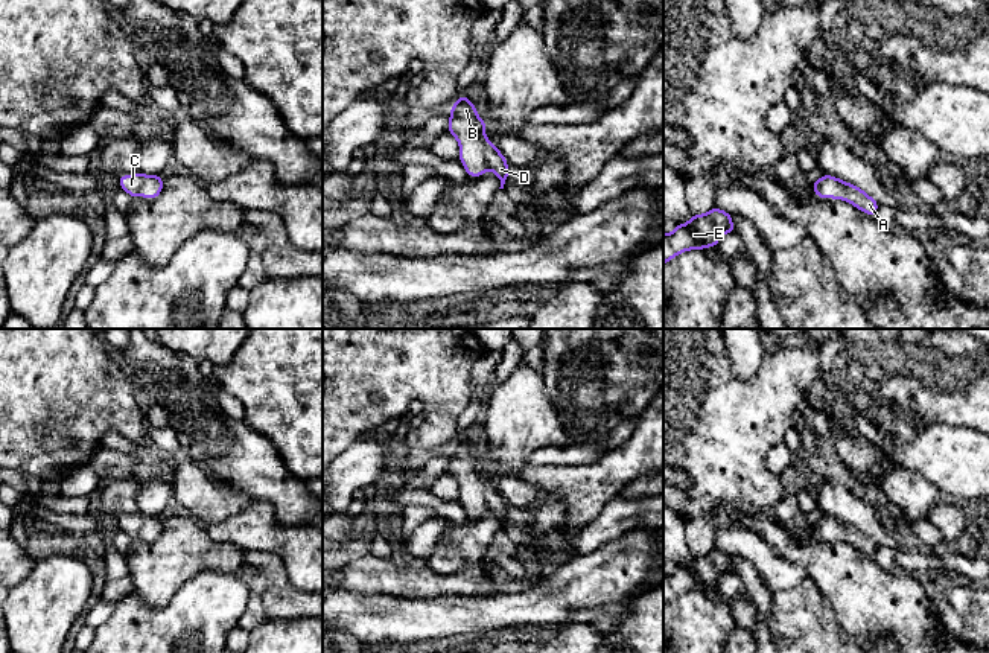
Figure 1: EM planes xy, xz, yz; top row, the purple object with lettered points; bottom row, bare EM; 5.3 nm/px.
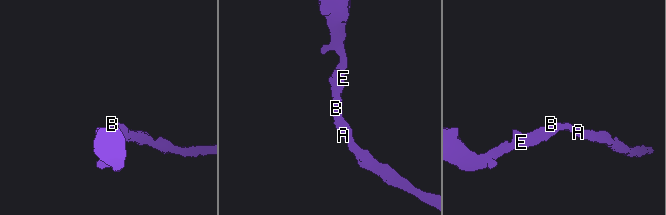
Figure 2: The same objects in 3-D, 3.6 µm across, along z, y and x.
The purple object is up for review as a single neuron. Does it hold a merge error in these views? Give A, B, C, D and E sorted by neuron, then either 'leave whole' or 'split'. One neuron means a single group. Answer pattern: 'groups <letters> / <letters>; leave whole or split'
groups A B C D E; leave whole

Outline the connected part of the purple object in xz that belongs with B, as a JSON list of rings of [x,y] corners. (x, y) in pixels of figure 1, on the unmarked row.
[[[461,435],[450,449],[450,460],[447,466],[447,472],[460,484],[458,501],[463,504],[467,516],[473,519],[482,518],[485,511],[493,511],[501,521],[499,530],[504,530],[504,525],[508,522],[508,502],[501,495],[501,492],[485,478],[485,469],[487,463],[484,463],[476,455],[476,446],[470,443],[464,435]]]

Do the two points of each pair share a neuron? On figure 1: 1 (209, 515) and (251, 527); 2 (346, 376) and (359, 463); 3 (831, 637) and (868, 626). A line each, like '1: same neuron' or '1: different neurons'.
1: different neurons
2: different neurons
3: different neurons

